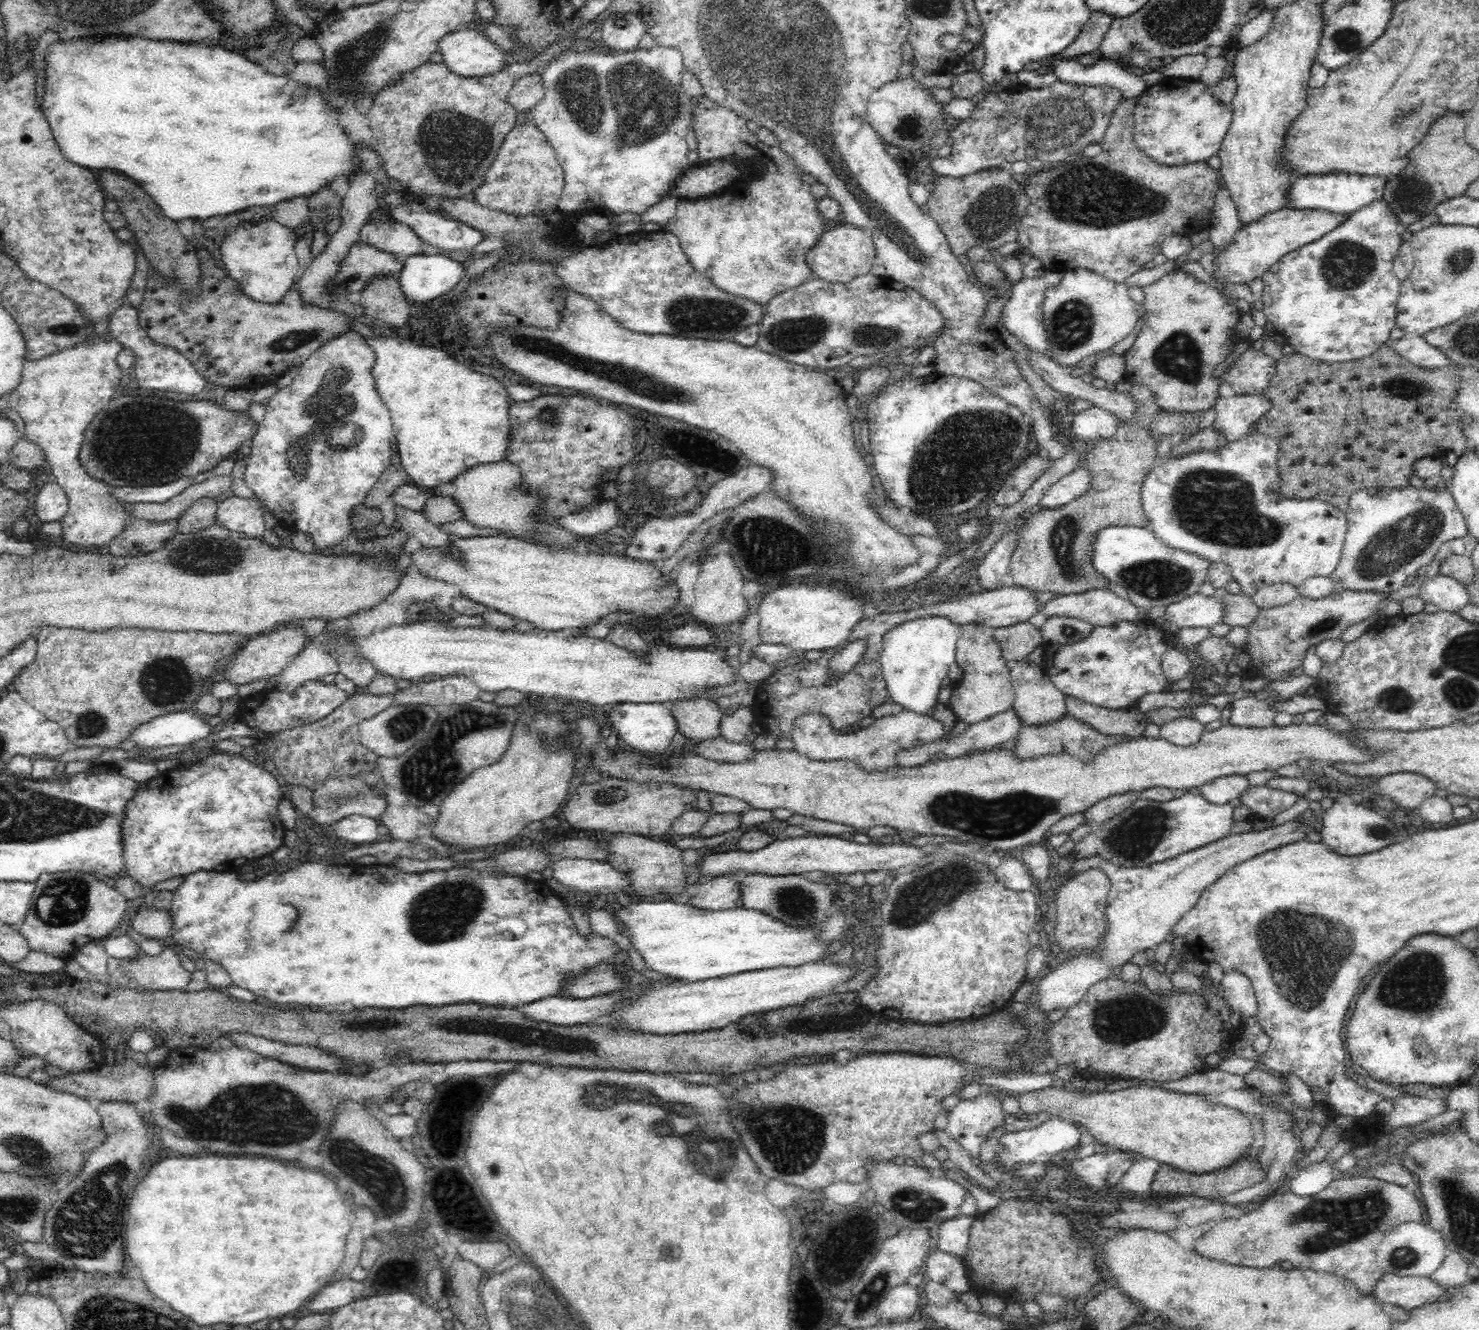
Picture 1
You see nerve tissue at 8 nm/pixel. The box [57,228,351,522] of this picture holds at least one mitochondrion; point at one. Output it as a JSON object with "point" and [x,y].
{"point":[118,472]}

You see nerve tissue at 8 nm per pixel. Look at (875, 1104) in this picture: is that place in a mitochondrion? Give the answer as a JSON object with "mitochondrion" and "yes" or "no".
{"mitochondrion":"no"}

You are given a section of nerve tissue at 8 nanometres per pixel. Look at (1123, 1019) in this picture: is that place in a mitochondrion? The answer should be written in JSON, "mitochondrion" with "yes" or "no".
{"mitochondrion":"yes"}

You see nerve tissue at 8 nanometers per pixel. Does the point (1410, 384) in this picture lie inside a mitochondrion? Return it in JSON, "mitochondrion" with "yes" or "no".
{"mitochondrion":"yes"}

